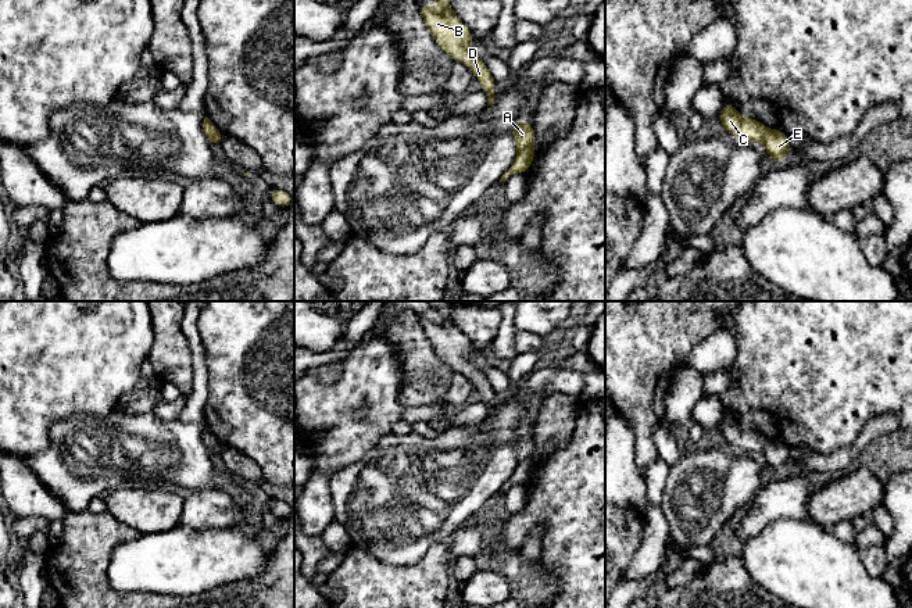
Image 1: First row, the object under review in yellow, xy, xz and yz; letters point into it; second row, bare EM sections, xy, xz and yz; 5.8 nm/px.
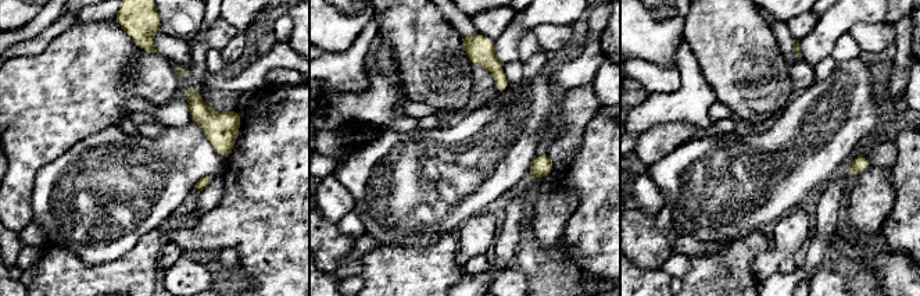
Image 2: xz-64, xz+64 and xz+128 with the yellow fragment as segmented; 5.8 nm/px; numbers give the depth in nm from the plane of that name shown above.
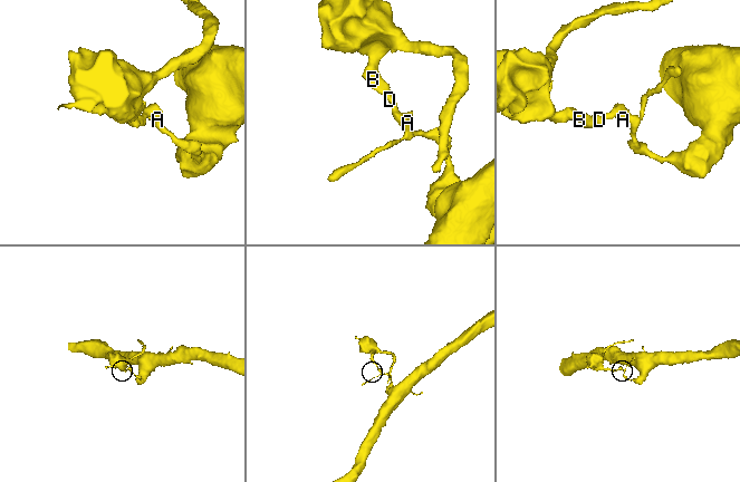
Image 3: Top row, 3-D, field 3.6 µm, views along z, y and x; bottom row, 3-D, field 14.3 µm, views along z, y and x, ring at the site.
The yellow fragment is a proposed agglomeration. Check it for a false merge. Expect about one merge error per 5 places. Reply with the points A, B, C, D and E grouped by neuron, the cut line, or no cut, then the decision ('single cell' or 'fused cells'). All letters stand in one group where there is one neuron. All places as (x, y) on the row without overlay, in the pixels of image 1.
A B C D / E | xz (532, 457), (518, 462) | fused cells

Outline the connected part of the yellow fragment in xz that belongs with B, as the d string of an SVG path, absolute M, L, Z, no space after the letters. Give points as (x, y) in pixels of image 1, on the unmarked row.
M428 301L428 304L444 319L440 323L425 314L419 314L419 323L429 344L453 372L462 373L472 382L475 389L480 391L483 401L489 405L487 416L493 416L497 408L494 405L496 390L484 372L471 361L471 353L475 347L453 322L448 301Z

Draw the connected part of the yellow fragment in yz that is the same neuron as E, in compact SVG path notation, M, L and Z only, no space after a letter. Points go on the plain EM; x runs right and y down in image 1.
M769 440L762 450L769 466L777 476L782 475L791 459L790 448L777 440Z

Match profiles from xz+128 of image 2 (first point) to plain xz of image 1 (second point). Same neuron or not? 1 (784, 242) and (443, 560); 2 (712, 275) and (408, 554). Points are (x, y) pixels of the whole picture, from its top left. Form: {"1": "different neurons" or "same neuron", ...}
{"1": "different neurons", "2": "different neurons"}

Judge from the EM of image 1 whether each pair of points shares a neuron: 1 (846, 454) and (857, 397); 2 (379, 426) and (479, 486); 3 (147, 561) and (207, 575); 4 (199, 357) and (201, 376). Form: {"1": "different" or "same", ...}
{"1": "different", "2": "different", "3": "same", "4": "same"}

